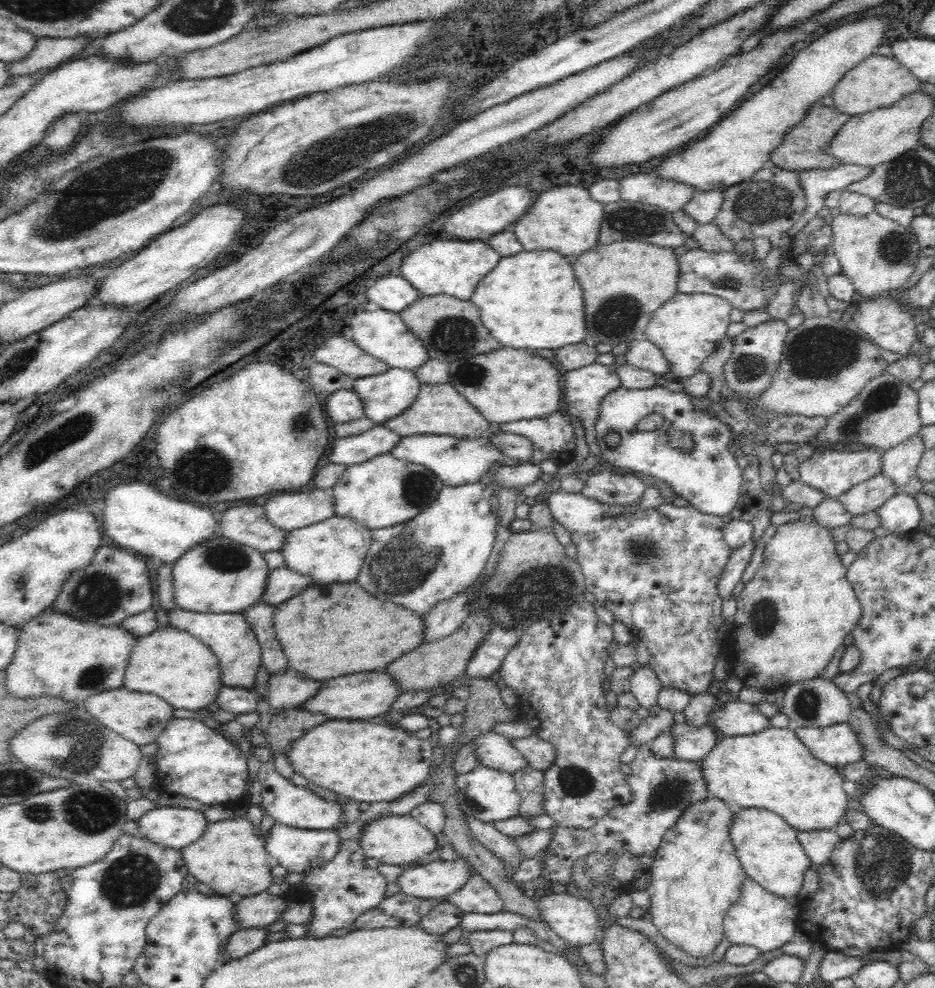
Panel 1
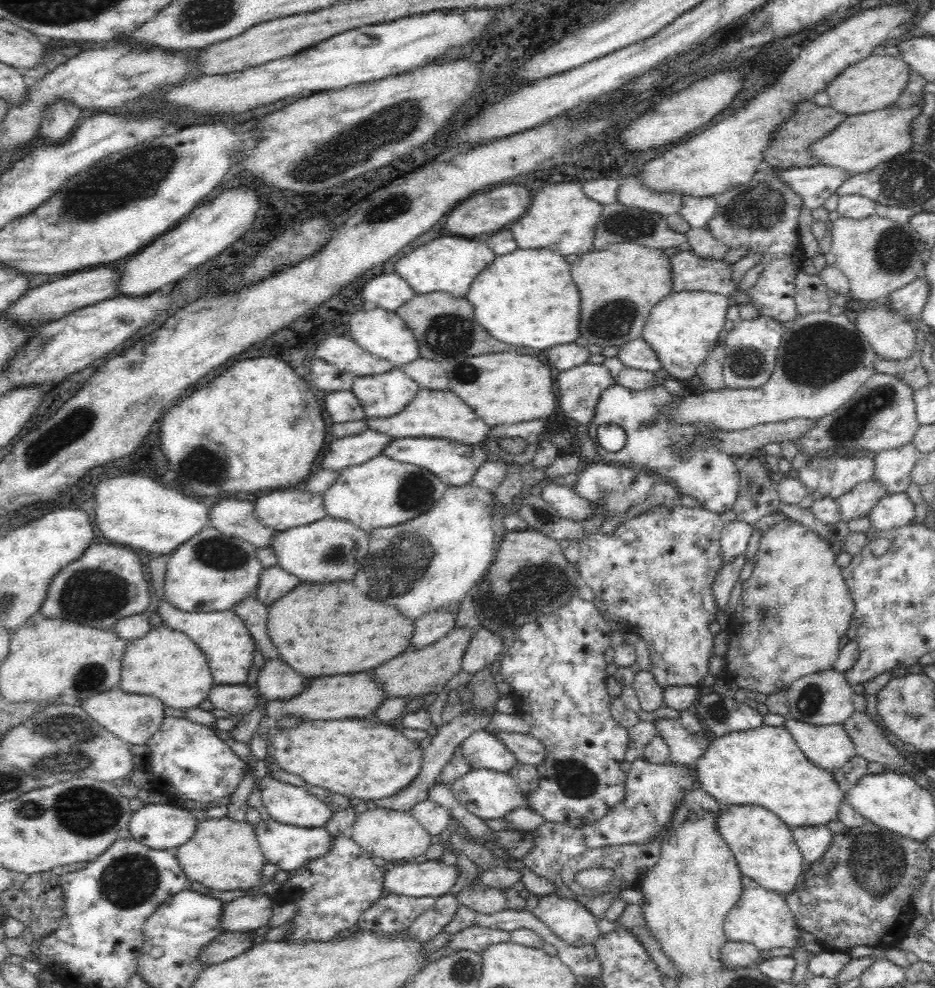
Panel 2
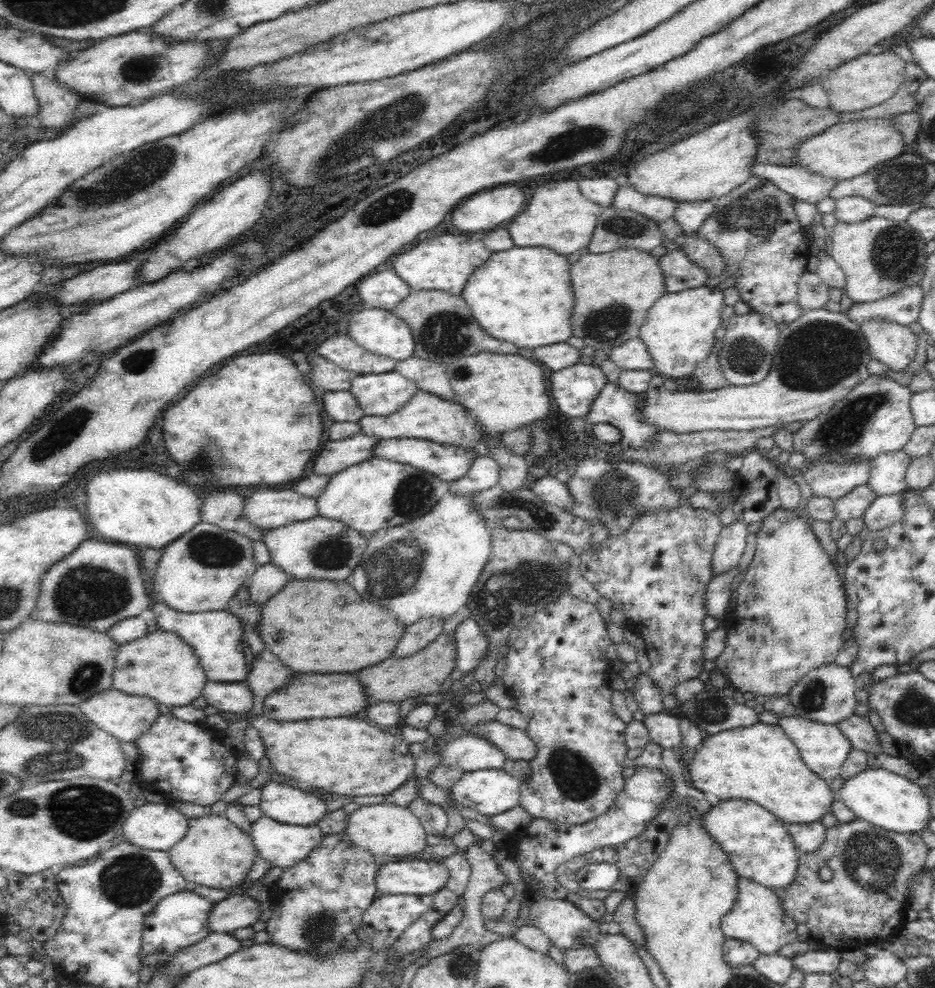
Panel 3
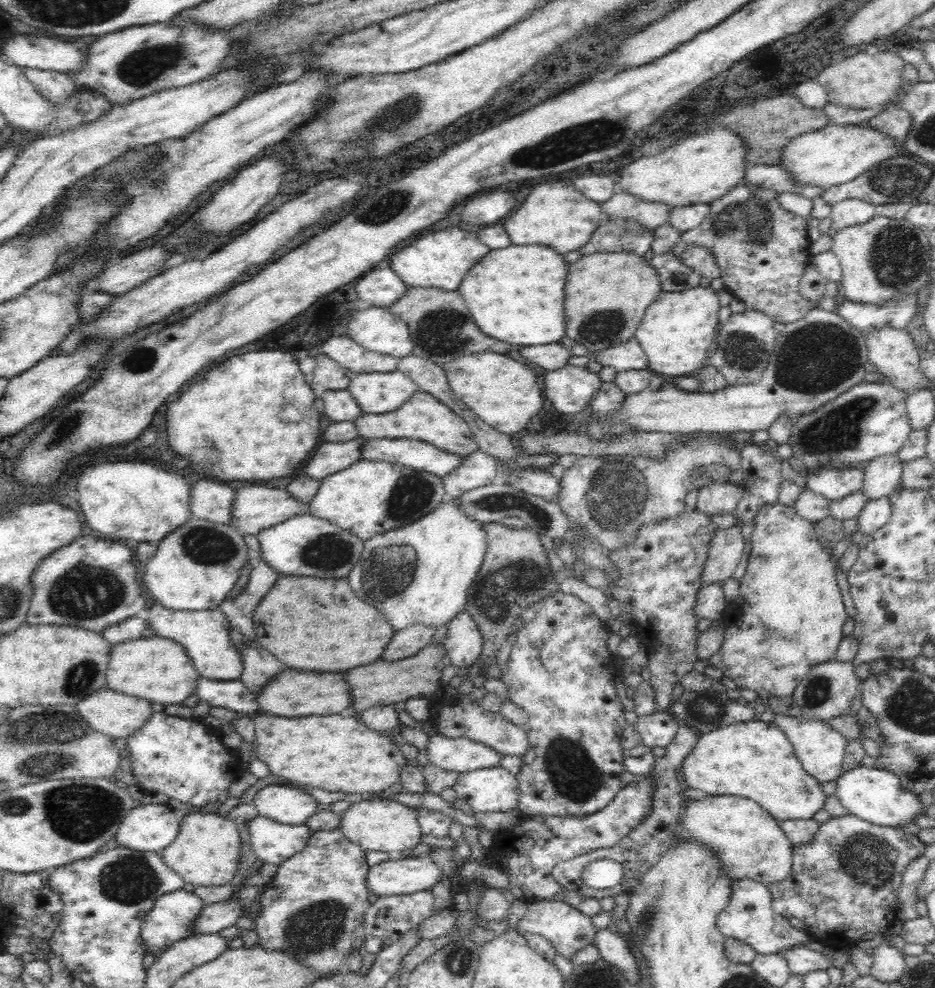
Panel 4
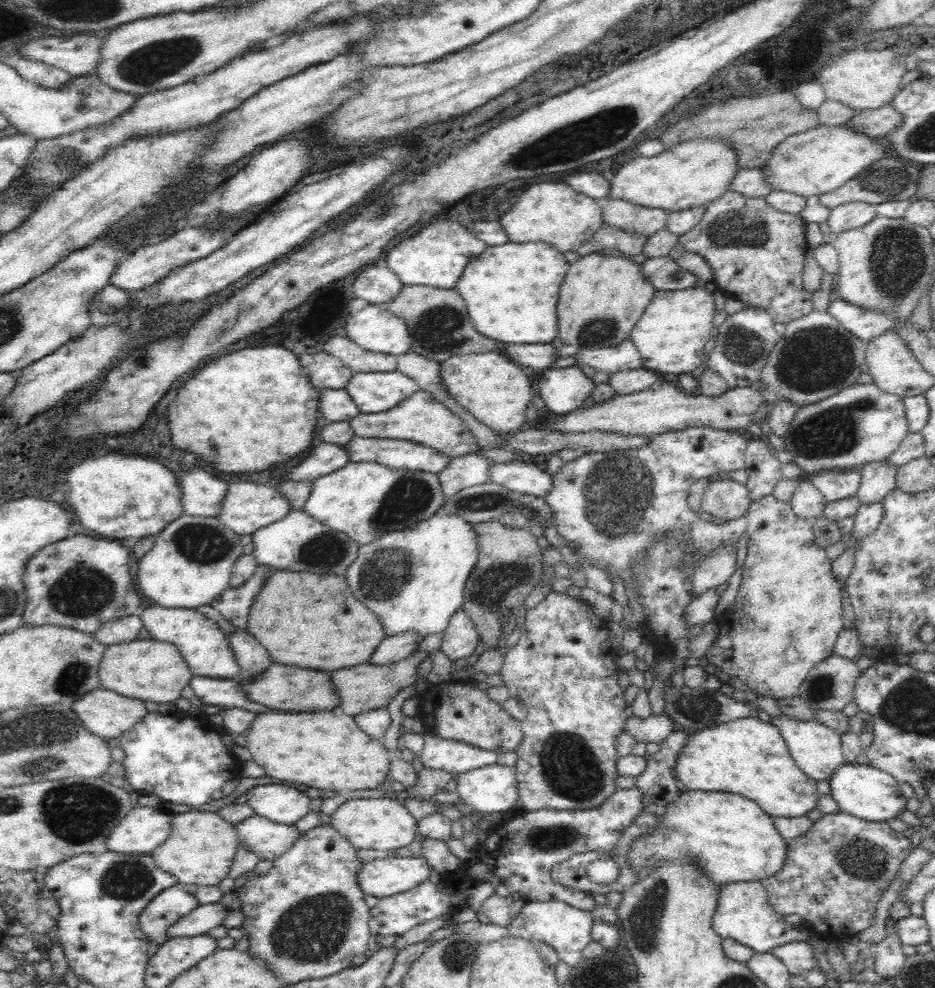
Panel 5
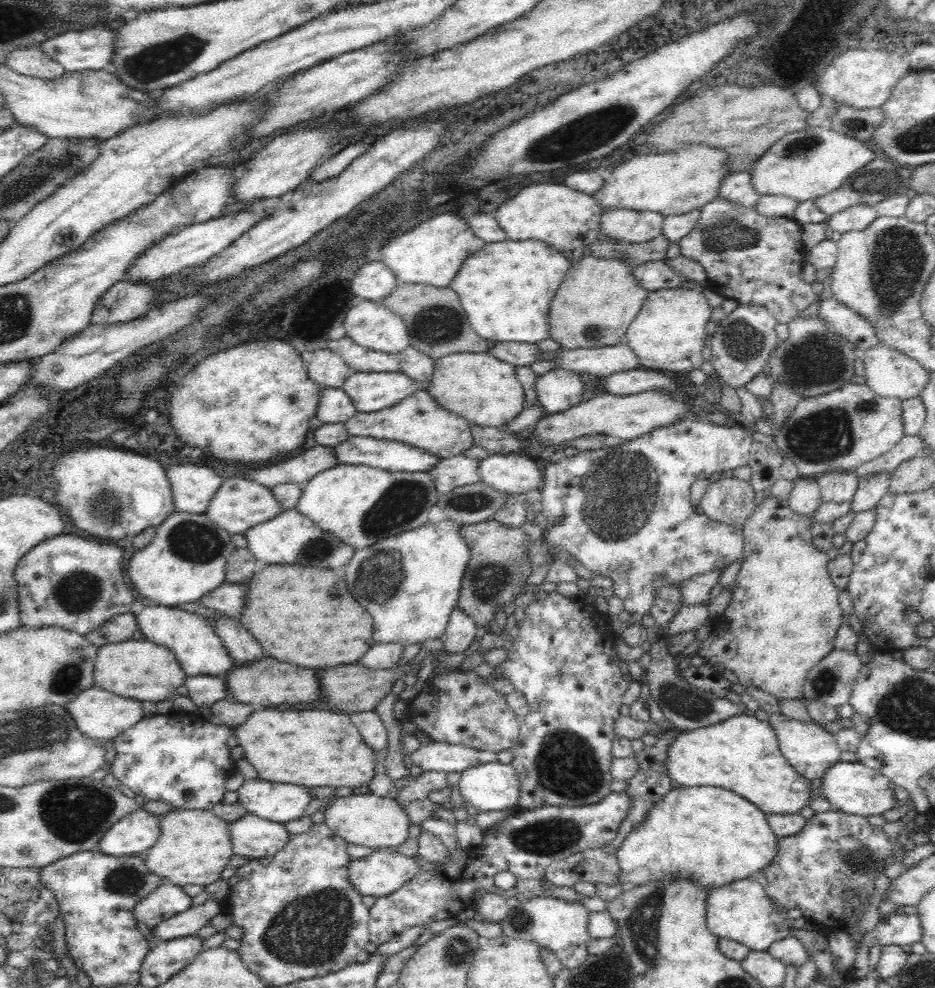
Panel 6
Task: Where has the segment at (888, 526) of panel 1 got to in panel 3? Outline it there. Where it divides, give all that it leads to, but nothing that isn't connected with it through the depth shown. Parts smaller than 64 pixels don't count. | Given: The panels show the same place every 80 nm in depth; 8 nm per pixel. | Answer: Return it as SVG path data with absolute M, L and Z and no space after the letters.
M901 494L878 496L862 514L865 528L869 531L880 531L900 520L904 508Z

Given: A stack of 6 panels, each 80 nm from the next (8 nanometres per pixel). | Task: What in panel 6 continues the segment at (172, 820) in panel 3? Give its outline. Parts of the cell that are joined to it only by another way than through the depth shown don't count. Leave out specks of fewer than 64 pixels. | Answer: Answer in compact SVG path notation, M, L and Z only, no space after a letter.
M138 809L108 828L98 842L98 851L114 857L136 856L148 850L158 836L158 815Z

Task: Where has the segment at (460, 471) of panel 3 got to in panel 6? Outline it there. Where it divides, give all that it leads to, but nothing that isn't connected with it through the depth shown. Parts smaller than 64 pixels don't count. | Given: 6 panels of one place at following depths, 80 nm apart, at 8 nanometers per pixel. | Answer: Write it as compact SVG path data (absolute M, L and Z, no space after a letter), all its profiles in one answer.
M349 436L338 446L332 447L336 461L339 464L363 464L369 467L380 468L388 472L424 472L438 464L437 456L420 448L412 447L394 440L378 440L367 436Z

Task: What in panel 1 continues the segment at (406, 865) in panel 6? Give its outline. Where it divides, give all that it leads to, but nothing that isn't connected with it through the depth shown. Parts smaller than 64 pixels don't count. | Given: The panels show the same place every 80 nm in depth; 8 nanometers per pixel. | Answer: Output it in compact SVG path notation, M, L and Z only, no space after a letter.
M459 856L454 861L435 859L425 865L402 866L395 884L400 892L416 898L446 899L464 886L470 874L470 864Z

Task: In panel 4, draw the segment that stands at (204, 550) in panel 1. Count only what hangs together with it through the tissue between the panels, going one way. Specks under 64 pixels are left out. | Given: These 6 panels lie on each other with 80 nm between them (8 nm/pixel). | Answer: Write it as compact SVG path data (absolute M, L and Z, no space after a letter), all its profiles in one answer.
M190 517L180 527L166 532L166 536L158 542L156 553L148 563L143 565L141 584L156 603L166 608L188 611L210 610L228 596L240 574L240 568L248 560L244 536L234 527Z

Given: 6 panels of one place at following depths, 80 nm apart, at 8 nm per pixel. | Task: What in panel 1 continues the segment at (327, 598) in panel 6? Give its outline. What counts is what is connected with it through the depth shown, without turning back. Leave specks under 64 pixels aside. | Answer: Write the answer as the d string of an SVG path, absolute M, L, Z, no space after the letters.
M354 580L310 584L296 596L274 607L274 633L290 667L307 677L328 680L354 672L381 670L406 652L420 646L423 616L392 602L380 602Z

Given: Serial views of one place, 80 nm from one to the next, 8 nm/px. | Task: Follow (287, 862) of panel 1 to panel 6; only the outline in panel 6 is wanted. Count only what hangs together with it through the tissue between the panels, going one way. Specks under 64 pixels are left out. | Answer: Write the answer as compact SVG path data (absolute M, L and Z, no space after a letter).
M250 813L228 823L232 855L260 859L273 856L292 836L284 823L272 822Z

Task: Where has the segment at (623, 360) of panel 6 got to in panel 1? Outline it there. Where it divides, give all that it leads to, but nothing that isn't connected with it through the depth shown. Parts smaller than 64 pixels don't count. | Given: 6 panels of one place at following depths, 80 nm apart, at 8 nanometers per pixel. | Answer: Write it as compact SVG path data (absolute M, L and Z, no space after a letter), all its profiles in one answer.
M646 338L628 342L624 355L625 362L632 367L649 370L657 376L670 372L664 353Z

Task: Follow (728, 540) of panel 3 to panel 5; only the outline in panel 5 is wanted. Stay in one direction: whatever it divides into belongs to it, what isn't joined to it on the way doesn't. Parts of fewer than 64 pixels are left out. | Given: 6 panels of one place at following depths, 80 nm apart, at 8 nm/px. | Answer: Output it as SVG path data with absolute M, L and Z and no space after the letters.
M722 546L710 558L700 562L700 565L692 571L690 576L692 599L726 582L734 572L736 555L737 550L729 550L729 548Z

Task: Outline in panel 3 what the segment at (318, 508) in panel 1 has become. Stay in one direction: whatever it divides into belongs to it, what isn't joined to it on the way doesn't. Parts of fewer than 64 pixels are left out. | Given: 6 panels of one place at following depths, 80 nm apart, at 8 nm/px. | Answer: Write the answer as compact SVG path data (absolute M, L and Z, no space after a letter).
M256 490L242 494L243 516L258 529L268 530L319 516L314 498L305 498L292 490Z

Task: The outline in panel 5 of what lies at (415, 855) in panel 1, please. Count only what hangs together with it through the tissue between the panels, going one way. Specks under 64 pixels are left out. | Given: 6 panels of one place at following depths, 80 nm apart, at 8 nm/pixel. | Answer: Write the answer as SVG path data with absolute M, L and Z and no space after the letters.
M348 794L346 802L331 814L330 824L356 849L373 848L380 854L394 853L395 849L407 846L414 840L414 834L417 832L416 820L399 800L392 797L364 798L361 794Z

